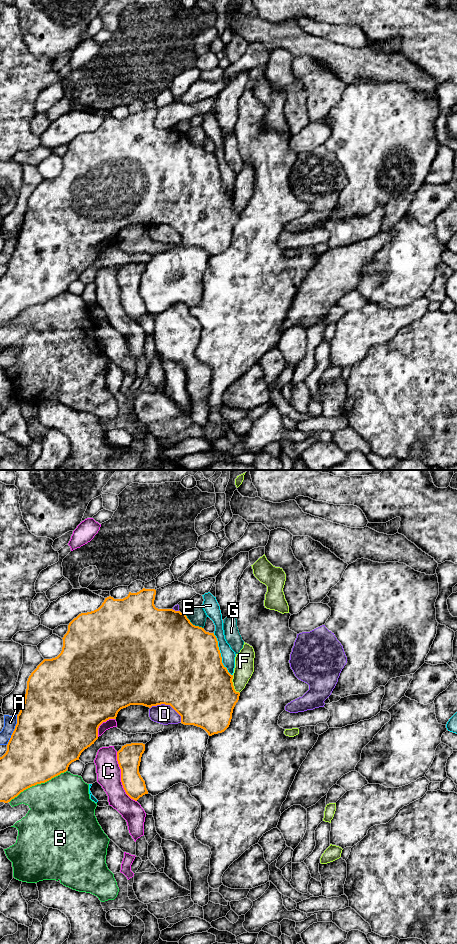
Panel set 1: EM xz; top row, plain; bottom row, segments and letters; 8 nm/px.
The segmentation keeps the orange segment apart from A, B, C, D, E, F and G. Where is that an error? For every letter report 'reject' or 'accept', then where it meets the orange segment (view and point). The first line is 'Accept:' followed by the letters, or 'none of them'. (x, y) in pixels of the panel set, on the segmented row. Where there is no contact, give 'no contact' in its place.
Accept: none of them
A: reject; contact xz (14, 730)
B: reject; contact xz (37, 783)
C: reject; contact xz (121, 778)
D: reject; contact xz (168, 704)
E: reject; contact xz (220, 654)
F: reject; contact xz (232, 685)
G: reject; contact xz (192, 624)

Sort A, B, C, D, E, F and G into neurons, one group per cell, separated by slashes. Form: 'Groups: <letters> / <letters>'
Groups: A / B / C / D / E / F / G

